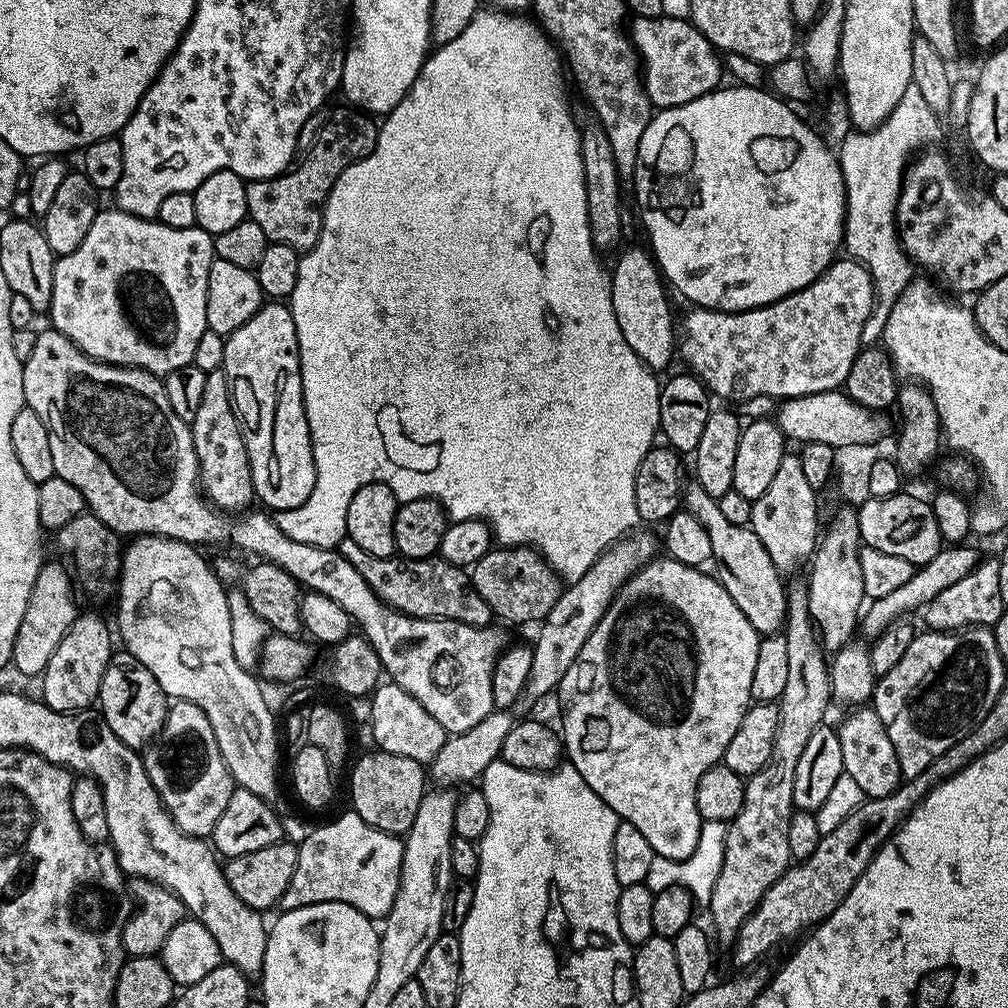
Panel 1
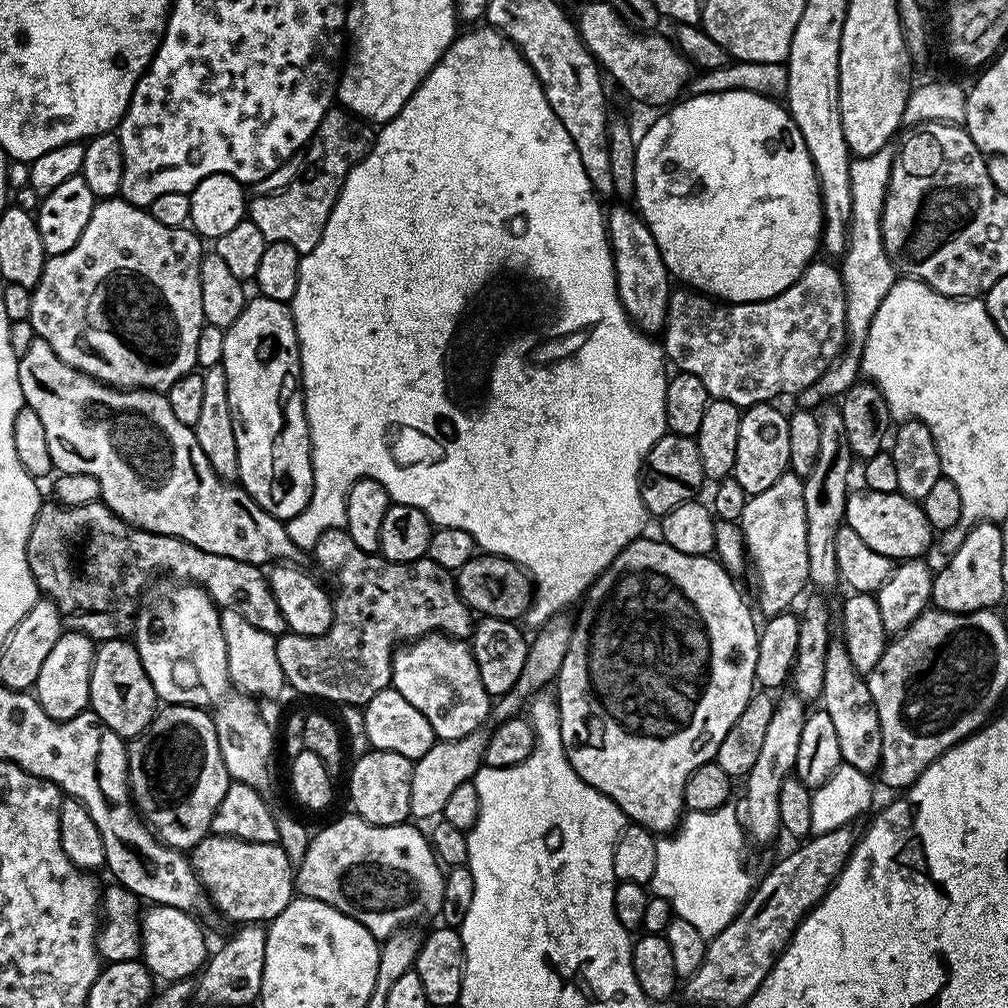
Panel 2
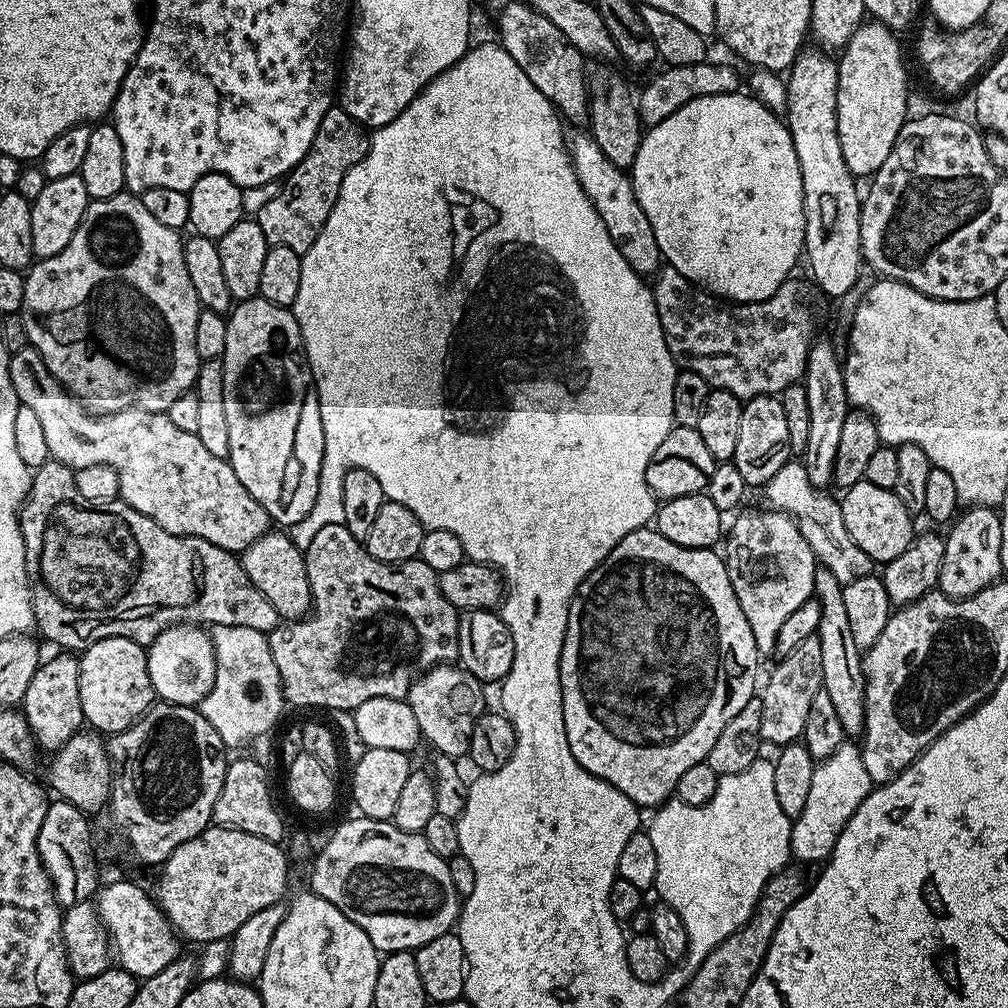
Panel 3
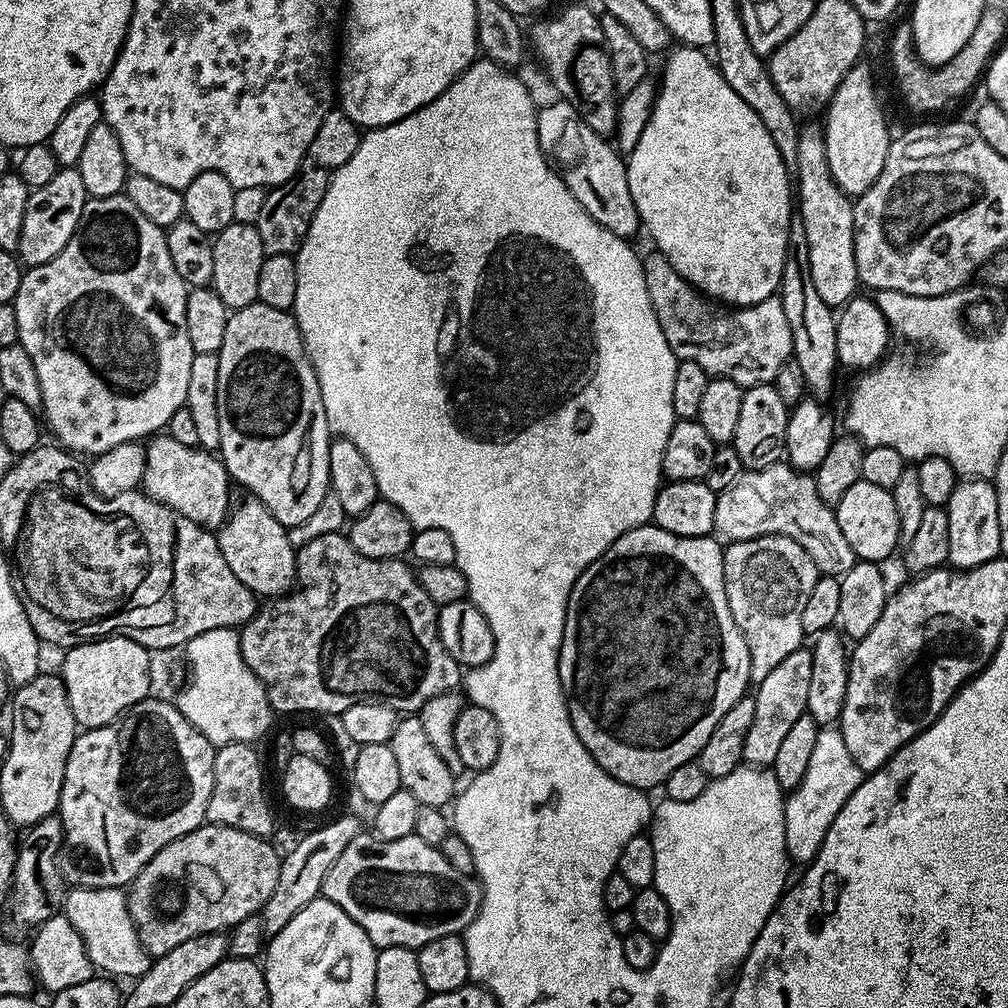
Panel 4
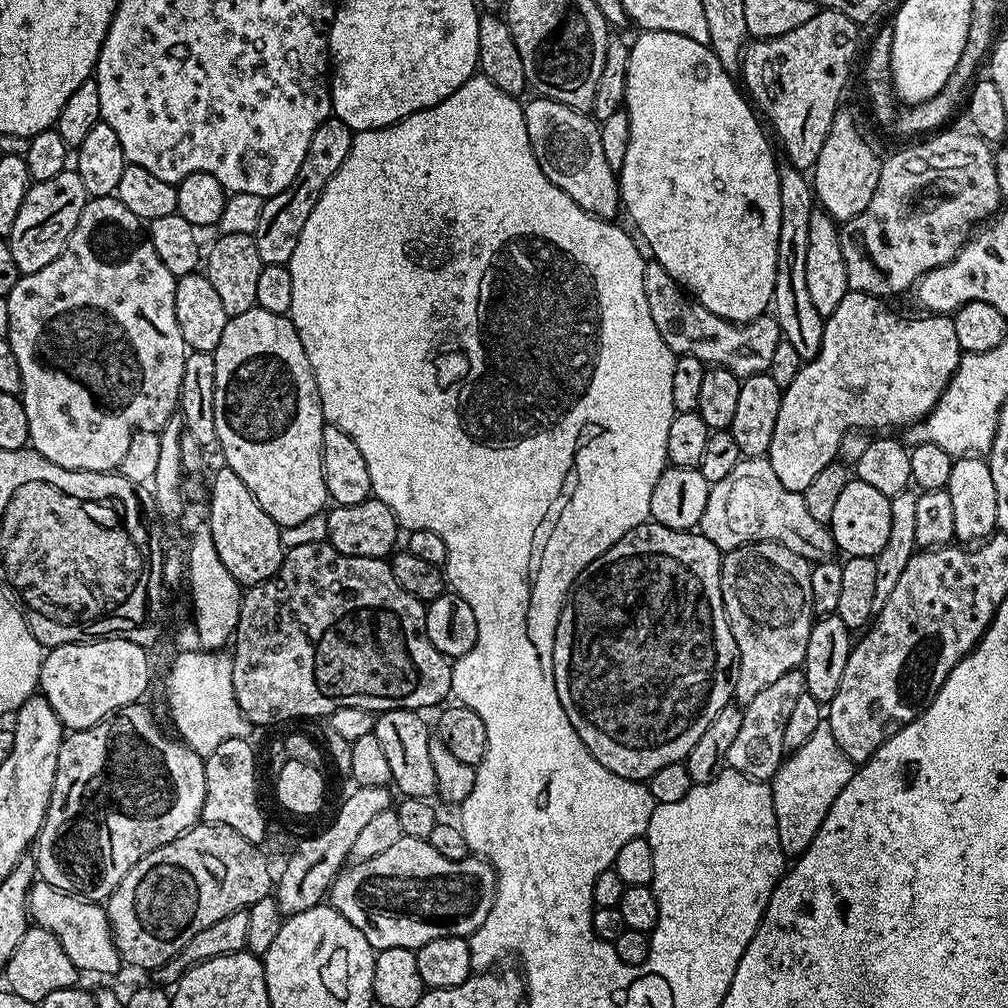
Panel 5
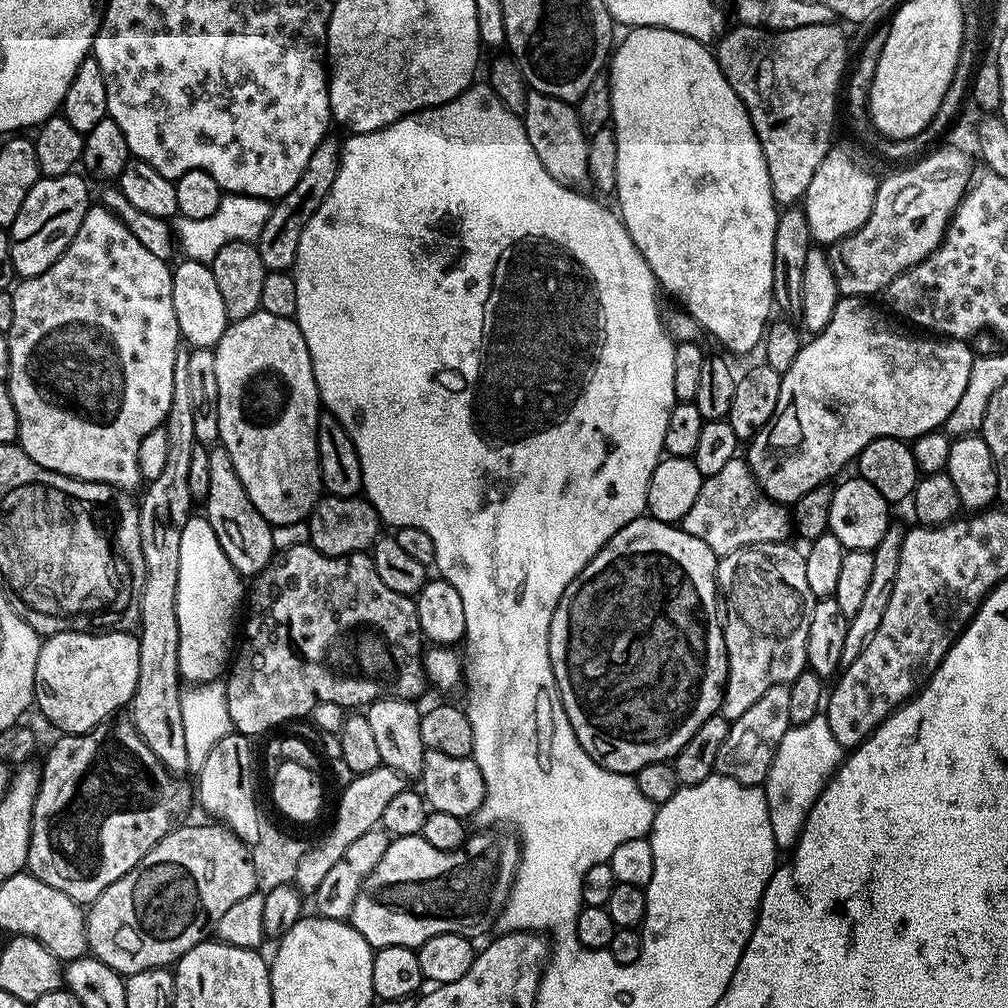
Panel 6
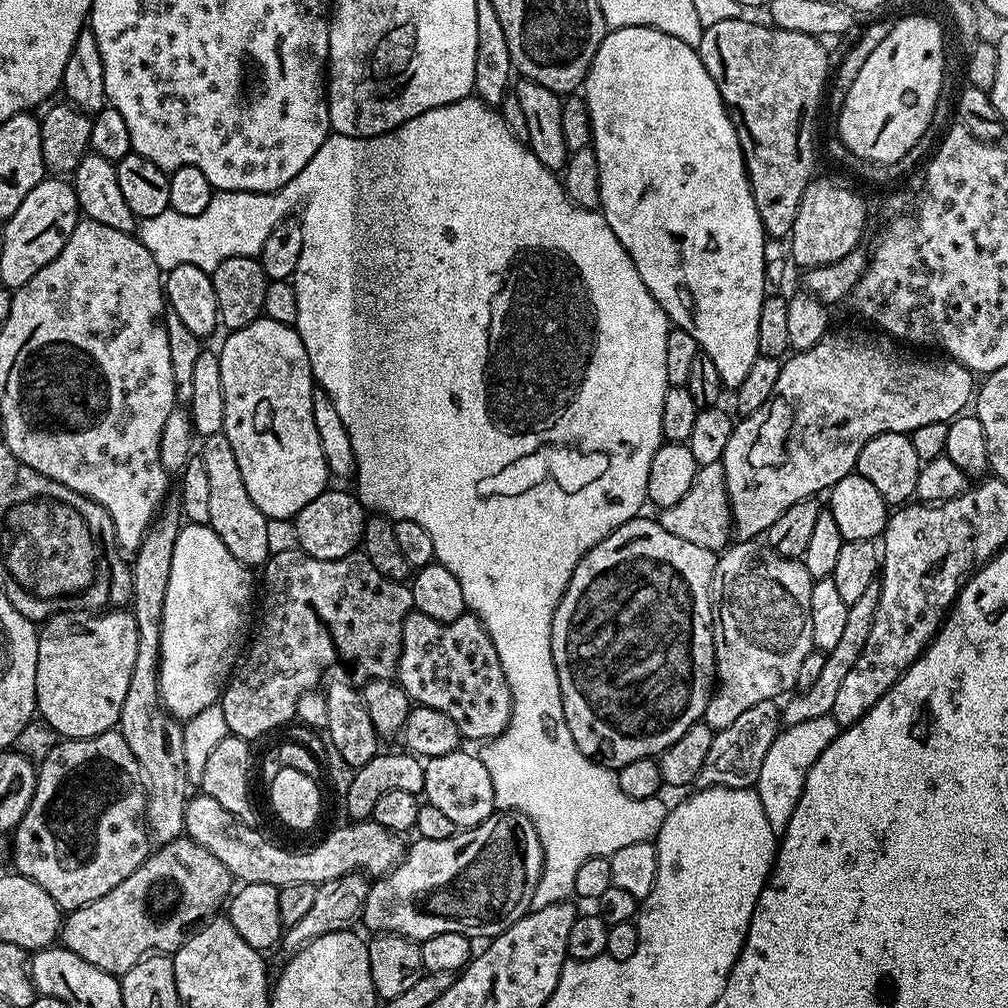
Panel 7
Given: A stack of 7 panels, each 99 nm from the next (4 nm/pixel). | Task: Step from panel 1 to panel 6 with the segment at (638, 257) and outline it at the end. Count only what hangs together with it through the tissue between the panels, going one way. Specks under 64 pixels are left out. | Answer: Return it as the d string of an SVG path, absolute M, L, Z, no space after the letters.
M529 91L522 119L526 138L530 138L534 154L538 154L542 166L546 166L546 174L550 174L550 178L554 178L559 184L579 189L580 183L588 180L589 137L576 116L575 107L567 100Z

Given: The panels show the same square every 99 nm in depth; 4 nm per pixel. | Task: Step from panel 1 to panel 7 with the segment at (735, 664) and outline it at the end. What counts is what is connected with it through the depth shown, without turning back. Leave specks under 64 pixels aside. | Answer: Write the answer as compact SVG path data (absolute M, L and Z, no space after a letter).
M637 518L618 526L618 530L614 530L602 542L595 544L582 557L578 566L574 566L570 582L554 610L552 619L552 657L558 674L566 726L570 726L570 734L578 750L582 750L582 754L613 770L626 766L626 762L638 762L638 758L659 757L660 753L666 750L666 746L674 746L674 742L678 742L678 738L682 738L682 734L686 734L686 730L690 730L690 726L697 724L703 717L716 680L717 633L714 631L712 575L716 573L717 553L710 548L694 546L694 542L686 542L686 538L674 538L670 530L661 526L659 519L644 519Z

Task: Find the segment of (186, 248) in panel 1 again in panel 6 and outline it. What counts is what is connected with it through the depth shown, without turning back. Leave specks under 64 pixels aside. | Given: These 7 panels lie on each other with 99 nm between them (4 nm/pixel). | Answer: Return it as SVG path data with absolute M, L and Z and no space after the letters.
M103 206L89 207L87 214L82 218L82 226L78 226L78 234L74 234L74 238L70 242L70 246L66 246L66 250L61 254L46 270L42 270L42 274L37 276L29 276L21 279L15 285L12 292L14 298L14 326L10 326L8 331L8 345L10 346L10 366L8 367L8 379L6 381L10 390L10 398L14 400L14 410L18 410L18 441L21 450L26 453L34 462L38 462L38 466L42 466L51 472L57 472L63 476L73 476L79 480L89 480L90 482L102 482L109 484L121 490L139 489L142 484L140 475L140 467L138 466L138 446L142 446L142 438L146 438L146 434L150 434L150 430L161 427L164 419L168 416L170 410L170 398L174 394L174 366L176 365L176 354L181 351L182 341L180 331L178 330L178 318L174 318L174 298L172 297L172 268L169 261L162 258L154 258L154 254L150 254L150 250L146 250L146 246L142 246L142 242L138 242L138 238L134 238L134 234L130 234L130 230L126 230L126 226L116 216L115 212L109 212Z

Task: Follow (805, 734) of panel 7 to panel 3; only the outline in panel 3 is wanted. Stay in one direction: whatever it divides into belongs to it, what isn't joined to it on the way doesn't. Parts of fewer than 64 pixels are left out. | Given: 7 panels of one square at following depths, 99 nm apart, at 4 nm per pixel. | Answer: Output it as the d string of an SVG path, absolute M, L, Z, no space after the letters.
M845 742L834 750L826 759L817 763L814 770L814 778L810 781L810 795L806 798L806 807L802 814L792 821L792 856L800 860L820 860L827 861L832 854L833 846L838 842L846 822L862 806L862 802L872 793L874 785L870 774L866 774L866 766L862 766L862 754L855 743Z

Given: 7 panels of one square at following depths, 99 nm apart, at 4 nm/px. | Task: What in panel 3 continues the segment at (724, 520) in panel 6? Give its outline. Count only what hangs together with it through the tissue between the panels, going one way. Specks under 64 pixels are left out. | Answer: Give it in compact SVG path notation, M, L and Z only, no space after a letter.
M789 462L782 466L782 470L778 470L778 474L774 474L774 478L770 478L768 484L763 485L764 500L769 509L774 512L785 512L791 516L800 528L800 533L806 538L806 542L812 547L812 553L816 555L817 561L823 567L828 568L834 578L838 578L838 582L842 585L854 582L854 578L866 578L873 575L874 562L870 558L870 554L866 554L866 550L862 550L862 546L858 546L858 542L854 542L854 538L850 538L850 530L846 530L846 522L842 522L842 514L840 513L840 500L837 497L827 496L827 491L816 488L810 482L810 478L806 474L803 463Z

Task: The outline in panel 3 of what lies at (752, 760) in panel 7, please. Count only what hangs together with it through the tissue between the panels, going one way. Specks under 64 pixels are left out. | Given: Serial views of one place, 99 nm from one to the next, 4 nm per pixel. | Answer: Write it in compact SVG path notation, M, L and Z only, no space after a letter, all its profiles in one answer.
M819 635L806 638L802 646L794 646L790 654L779 657L775 662L776 669L769 674L765 684L763 681L762 691L759 693L762 702L760 738L765 745L783 746L799 741L803 737L810 702L814 694L818 694L824 687L822 646Z

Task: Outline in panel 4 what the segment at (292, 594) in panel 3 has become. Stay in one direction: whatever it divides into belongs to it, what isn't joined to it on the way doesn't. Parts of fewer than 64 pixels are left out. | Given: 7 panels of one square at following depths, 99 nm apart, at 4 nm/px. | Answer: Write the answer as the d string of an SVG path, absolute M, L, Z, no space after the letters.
M247 498L240 508L233 507L227 520L218 529L222 558L234 570L238 582L242 582L260 598L283 596L296 583L296 549L288 537L288 529L270 514L264 503Z

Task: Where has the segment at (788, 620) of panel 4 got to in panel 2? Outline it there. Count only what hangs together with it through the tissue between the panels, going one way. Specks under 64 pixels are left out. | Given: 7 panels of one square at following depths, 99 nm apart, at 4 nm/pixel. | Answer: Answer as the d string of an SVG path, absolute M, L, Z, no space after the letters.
M789 470L774 482L774 486L762 490L762 494L749 498L746 510L739 521L744 536L746 560L750 572L756 575L756 588L760 591L760 608L765 617L777 616L793 607L796 595L809 583L806 558L806 502L804 481Z

